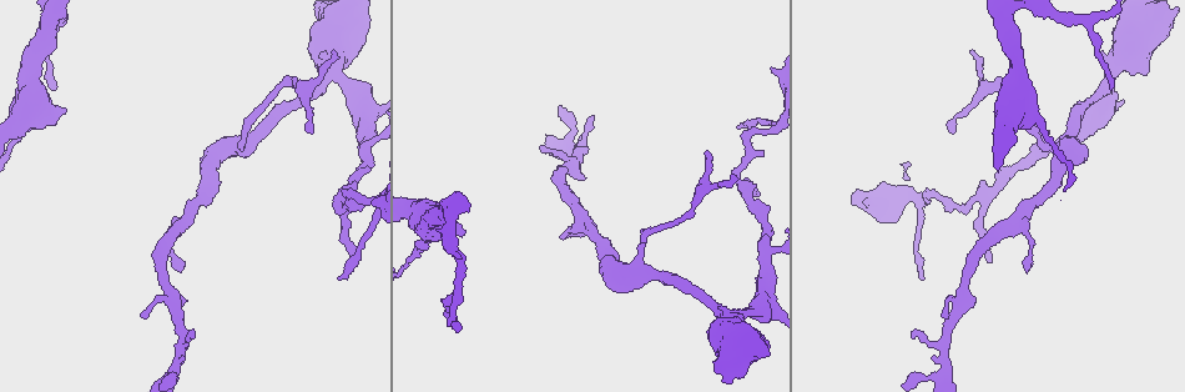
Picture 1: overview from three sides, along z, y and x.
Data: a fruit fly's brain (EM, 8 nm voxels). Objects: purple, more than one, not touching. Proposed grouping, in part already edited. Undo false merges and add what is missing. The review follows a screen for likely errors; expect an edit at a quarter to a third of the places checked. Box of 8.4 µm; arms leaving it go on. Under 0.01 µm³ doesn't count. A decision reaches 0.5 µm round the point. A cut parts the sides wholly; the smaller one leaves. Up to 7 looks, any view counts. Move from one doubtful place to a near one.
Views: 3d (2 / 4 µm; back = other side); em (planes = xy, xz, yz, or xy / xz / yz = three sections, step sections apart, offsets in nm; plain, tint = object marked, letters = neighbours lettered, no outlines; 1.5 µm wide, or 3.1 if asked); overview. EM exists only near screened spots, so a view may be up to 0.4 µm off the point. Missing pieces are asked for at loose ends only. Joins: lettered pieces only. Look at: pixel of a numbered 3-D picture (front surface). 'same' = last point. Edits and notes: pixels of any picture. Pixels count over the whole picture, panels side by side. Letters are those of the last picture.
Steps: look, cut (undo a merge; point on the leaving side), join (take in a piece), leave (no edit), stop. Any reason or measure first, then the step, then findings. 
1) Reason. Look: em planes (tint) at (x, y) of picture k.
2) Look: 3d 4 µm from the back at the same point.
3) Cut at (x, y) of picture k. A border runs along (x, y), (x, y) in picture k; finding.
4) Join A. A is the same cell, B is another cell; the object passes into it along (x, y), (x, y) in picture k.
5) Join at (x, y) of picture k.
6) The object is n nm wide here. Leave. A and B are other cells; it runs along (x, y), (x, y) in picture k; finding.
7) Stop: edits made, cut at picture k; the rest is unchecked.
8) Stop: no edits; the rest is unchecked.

Free end. Look: 3d 2 µm at (334, 50) of picture 1.

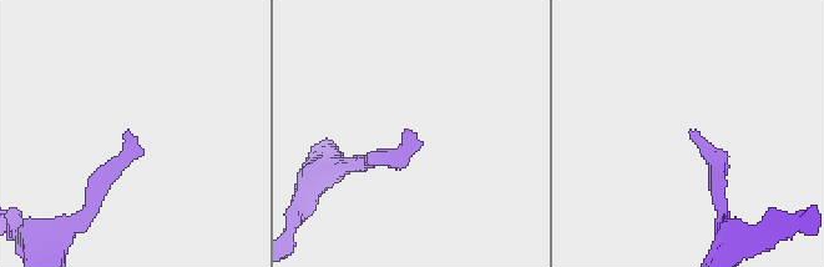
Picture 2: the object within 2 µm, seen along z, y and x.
Need the tissue. Look: em yz step 4 (tint) at (689, 132) of picture 2.

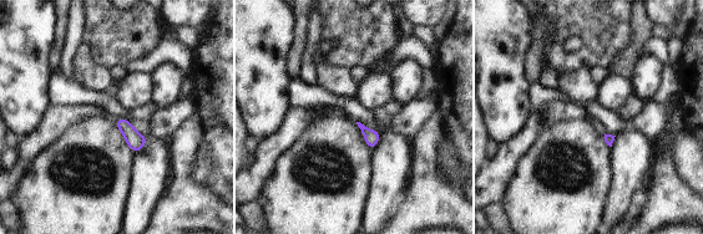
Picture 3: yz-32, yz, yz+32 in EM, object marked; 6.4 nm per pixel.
Look: em planes (letters) at the same point.

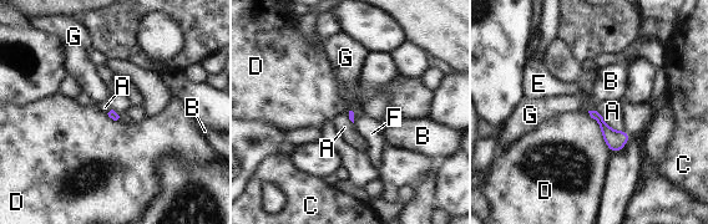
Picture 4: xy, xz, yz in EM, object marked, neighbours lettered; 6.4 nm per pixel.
Leave. A, B, C, D, E, F and G are other cells; a border runs along (587, 111), (611, 151) in picture 4; none of them fits.

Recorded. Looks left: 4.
Look: 3d 4 µm at (758, 196) of picture 1.

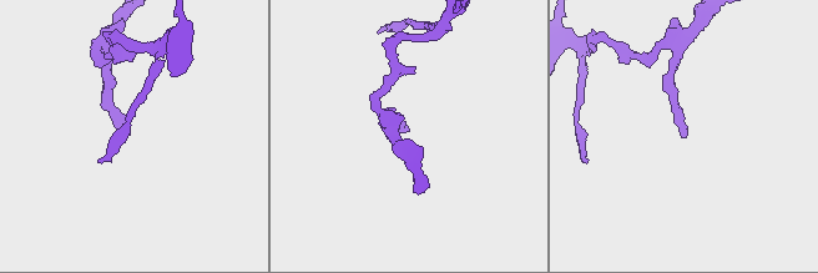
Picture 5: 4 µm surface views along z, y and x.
Look: em yz step 8 (letters) at (684, 133) of picture 5.

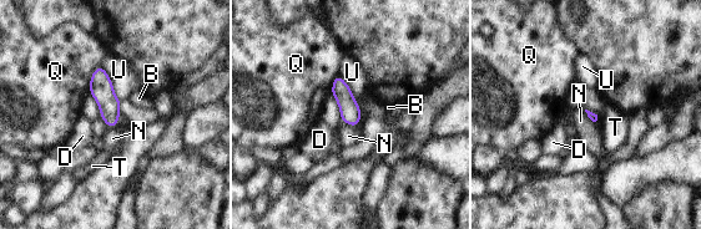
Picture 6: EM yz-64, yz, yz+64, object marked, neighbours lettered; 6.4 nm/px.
Leave. B, D, N, Q, T and U are other cells; a border runs along (341, 120), (356, 128) in picture 6; none of them fits.

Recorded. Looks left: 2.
Three-way junction. Look: em xy step 4 (tint) at (1084, 19) of picture 1.

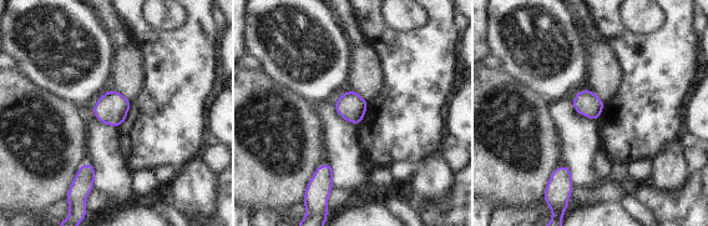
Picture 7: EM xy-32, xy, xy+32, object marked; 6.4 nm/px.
Cut it another way. Look: em yz step 4 (letters) at the same point.

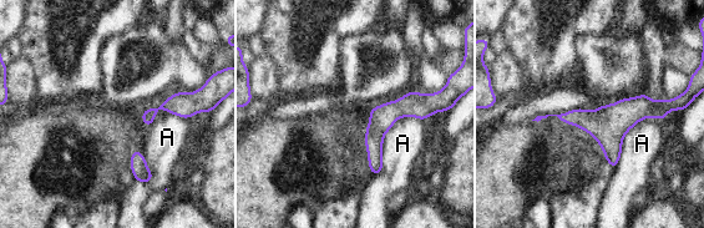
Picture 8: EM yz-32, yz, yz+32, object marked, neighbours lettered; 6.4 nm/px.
Leave. A is another cell; all the same cell.

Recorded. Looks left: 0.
Stop: no edits; the rest is unchecked.

